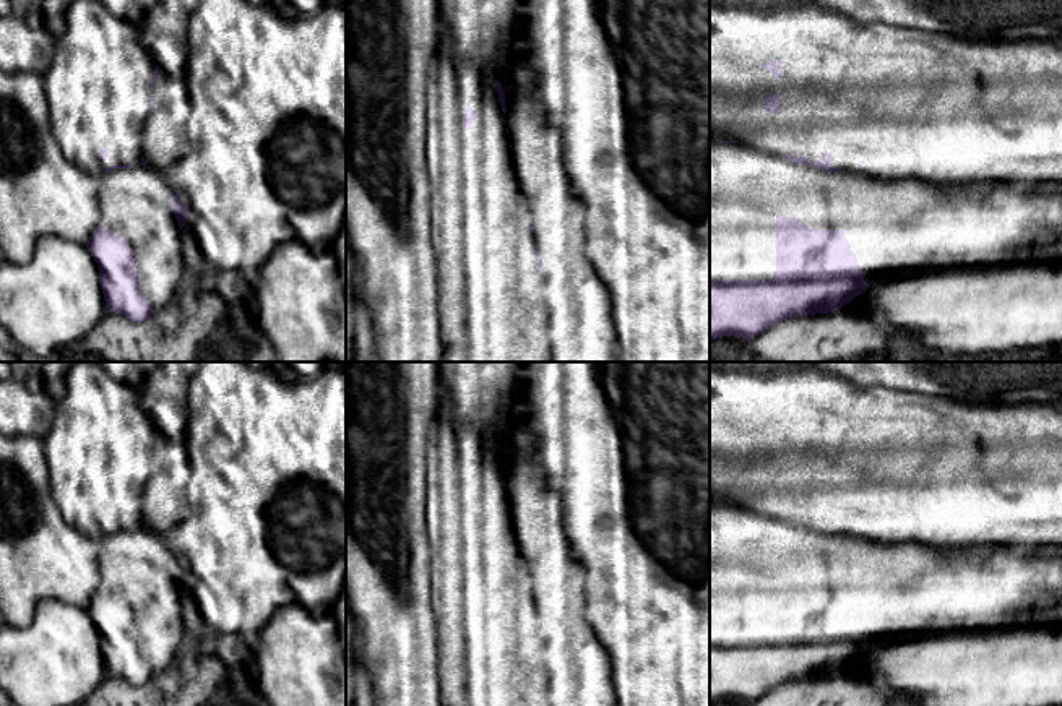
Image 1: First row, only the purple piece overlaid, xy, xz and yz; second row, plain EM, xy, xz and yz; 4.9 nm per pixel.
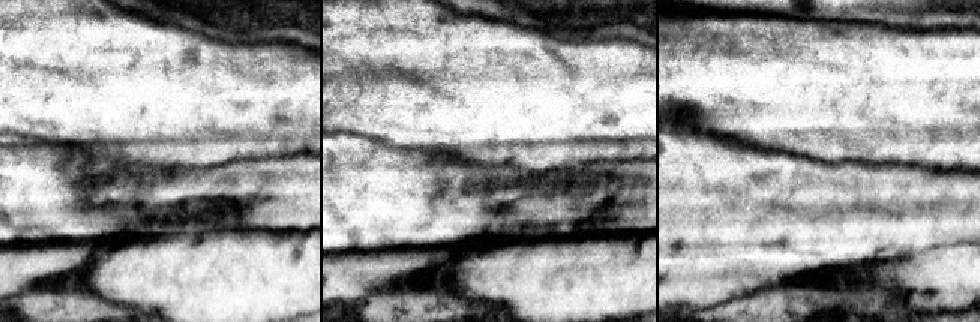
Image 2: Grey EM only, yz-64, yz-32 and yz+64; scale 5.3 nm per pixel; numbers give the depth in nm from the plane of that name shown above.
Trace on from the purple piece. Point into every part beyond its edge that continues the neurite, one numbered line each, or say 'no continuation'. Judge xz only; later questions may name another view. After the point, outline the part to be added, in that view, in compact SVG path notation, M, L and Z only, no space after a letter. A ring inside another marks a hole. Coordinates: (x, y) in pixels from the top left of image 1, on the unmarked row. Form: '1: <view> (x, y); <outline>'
1: xz (481, 393); M440 362L455 420L490 448L502 448L505 414L518 391L523 362Z

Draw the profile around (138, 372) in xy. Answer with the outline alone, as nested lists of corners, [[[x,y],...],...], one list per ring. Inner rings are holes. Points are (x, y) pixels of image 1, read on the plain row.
[[[99,362],[115,380],[140,390],[158,362]]]

